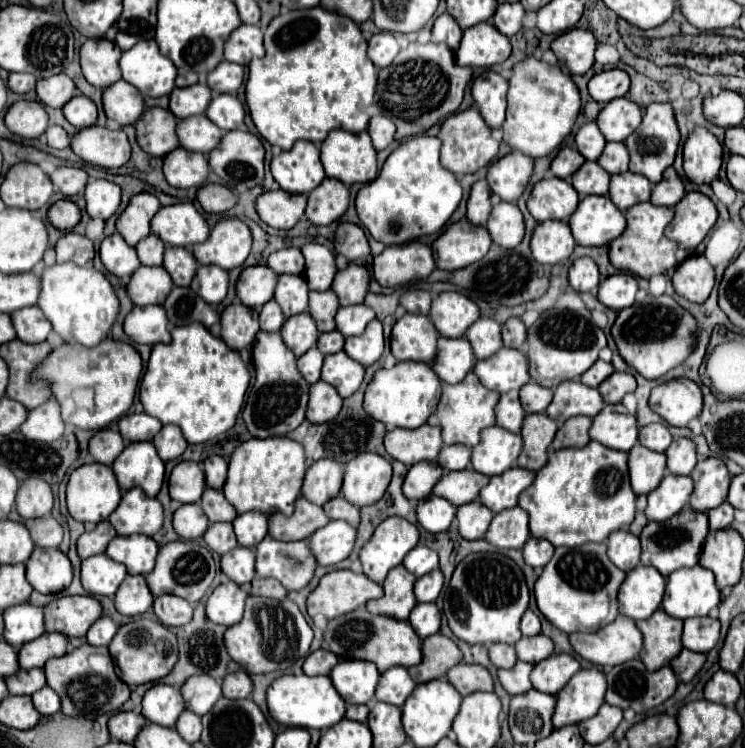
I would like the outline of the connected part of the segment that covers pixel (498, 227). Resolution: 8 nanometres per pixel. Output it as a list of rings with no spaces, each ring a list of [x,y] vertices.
[[[503,200],[495,202],[489,222],[487,222],[487,230],[493,242],[503,248],[515,248],[517,244],[521,244],[523,234],[525,234],[525,224],[523,224],[523,214],[517,208],[517,204],[503,202]]]

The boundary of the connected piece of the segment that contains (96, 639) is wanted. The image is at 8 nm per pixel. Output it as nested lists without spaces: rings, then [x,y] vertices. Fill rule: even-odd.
[[[101,616],[91,628],[89,628],[89,632],[87,632],[87,642],[89,644],[93,644],[93,646],[107,646],[111,640],[113,640],[113,636],[117,634],[117,628],[119,628],[119,624],[115,624],[109,616]]]

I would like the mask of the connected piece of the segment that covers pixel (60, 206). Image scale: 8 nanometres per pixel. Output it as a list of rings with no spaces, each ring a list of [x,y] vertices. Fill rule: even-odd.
[[[59,200],[49,208],[49,222],[63,232],[71,232],[81,220],[81,210],[71,200]]]

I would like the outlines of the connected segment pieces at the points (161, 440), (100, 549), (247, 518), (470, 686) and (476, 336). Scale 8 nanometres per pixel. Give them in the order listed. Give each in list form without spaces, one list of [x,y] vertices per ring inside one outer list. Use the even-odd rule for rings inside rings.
[[[173,424],[163,426],[161,432],[153,438],[153,444],[155,444],[155,448],[157,448],[163,462],[179,458],[187,448],[187,440],[183,438],[181,428],[177,428]]]
[[[105,520],[99,522],[97,528],[93,532],[85,532],[79,542],[77,542],[77,552],[81,558],[89,558],[89,556],[97,556],[97,554],[105,554],[107,544],[117,536],[117,532],[113,530],[113,526]]]
[[[245,512],[233,520],[237,542],[241,546],[257,546],[267,536],[267,516],[261,512]]]
[[[457,664],[447,672],[447,680],[459,690],[461,696],[469,696],[473,692],[493,692],[493,678],[487,668],[479,664]]]
[[[493,318],[477,320],[477,324],[473,324],[473,328],[469,328],[469,332],[465,336],[473,346],[473,352],[475,352],[477,360],[493,356],[503,346],[501,324]]]

